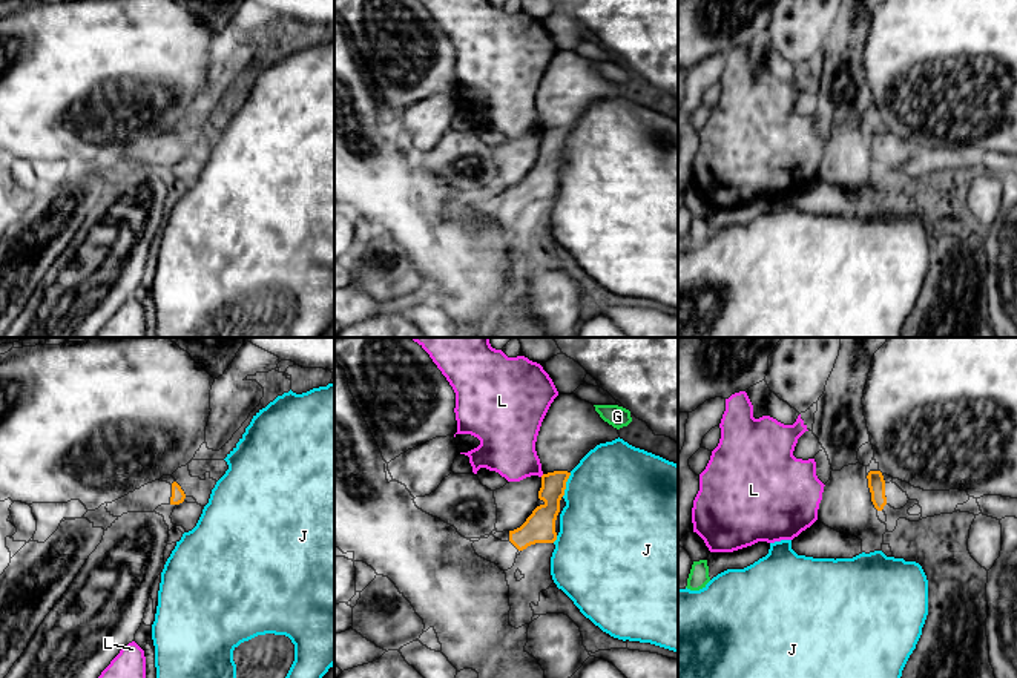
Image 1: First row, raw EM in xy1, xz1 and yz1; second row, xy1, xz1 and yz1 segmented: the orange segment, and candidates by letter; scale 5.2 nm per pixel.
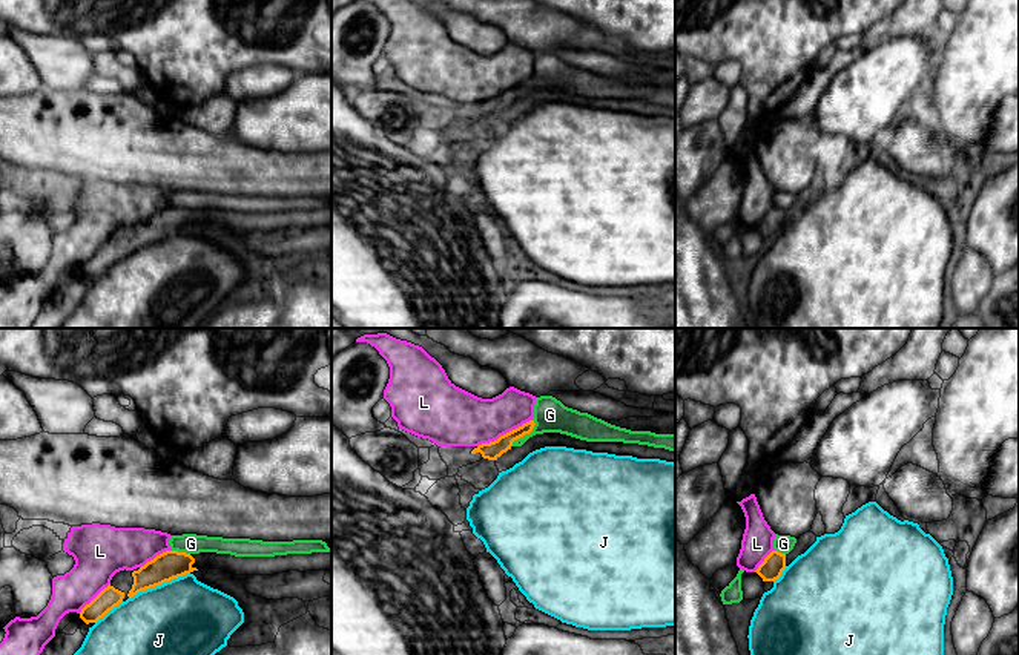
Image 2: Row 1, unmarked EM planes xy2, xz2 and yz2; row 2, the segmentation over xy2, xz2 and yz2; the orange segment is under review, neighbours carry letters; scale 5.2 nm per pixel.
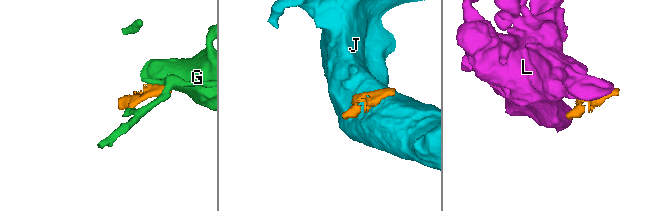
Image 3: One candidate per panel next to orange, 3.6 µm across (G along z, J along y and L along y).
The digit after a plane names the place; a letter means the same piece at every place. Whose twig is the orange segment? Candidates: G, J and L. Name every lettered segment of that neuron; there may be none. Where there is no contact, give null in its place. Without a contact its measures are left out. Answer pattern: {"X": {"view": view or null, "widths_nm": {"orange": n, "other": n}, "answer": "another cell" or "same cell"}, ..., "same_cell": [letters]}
{"G": {"view": "xz2", "widths_nm": {"orange": 90, "other": 180}, "answer": "another cell"}, "J": {"view": "xy2", "widths_nm": {"orange": 150, "other": 400}, "answer": "another cell"}, "L": {"view": "xz2", "widths_nm": {"orange": 90, "other": 280}, "answer": "another cell"}, "same_cell": []}

